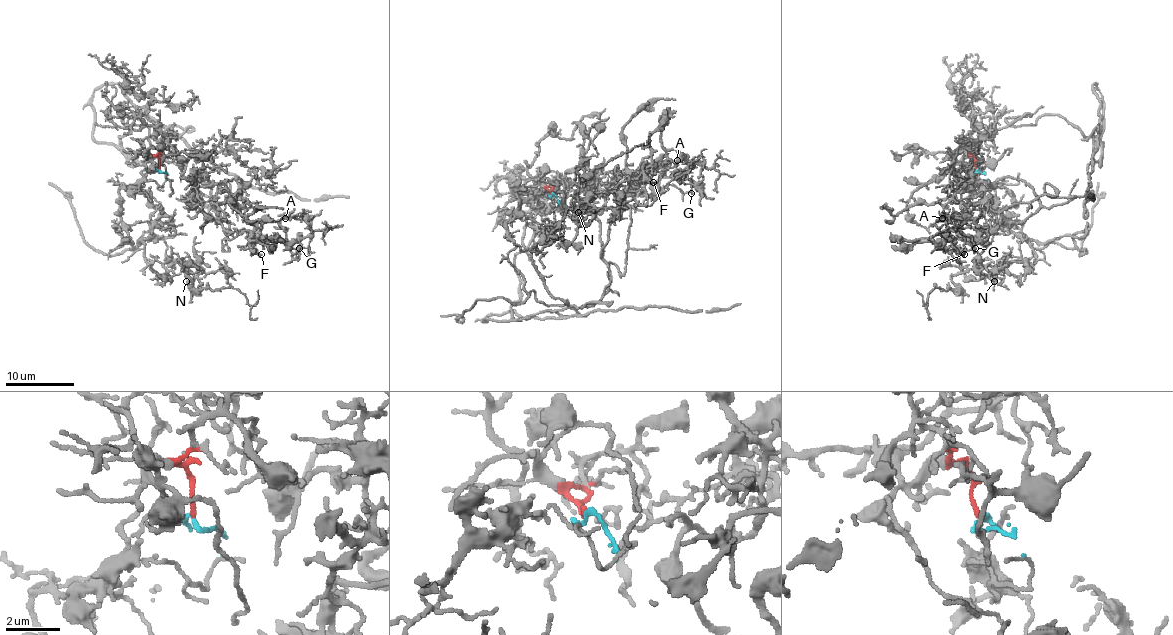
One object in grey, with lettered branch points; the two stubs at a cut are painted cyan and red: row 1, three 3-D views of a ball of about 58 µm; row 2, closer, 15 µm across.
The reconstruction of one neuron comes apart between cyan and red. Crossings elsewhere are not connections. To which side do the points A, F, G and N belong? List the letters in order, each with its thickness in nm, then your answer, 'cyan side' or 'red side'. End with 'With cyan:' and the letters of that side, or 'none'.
A: 120 nm thick; red side
F: 190 nm thick; red side
G: 110 nm thick; red side
N: 130 nm thick; cyan side
With cyan: N

